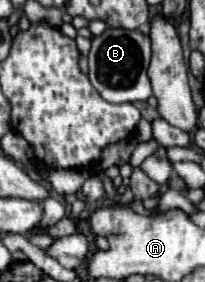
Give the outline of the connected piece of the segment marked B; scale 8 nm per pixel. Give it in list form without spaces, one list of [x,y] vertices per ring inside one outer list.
[[[105,29],[99,37],[91,39],[89,51],[89,79],[99,95],[109,103],[135,103],[147,99],[151,95],[151,83],[147,77],[147,67],[151,61],[151,41],[141,31],[127,31],[127,29]]]

